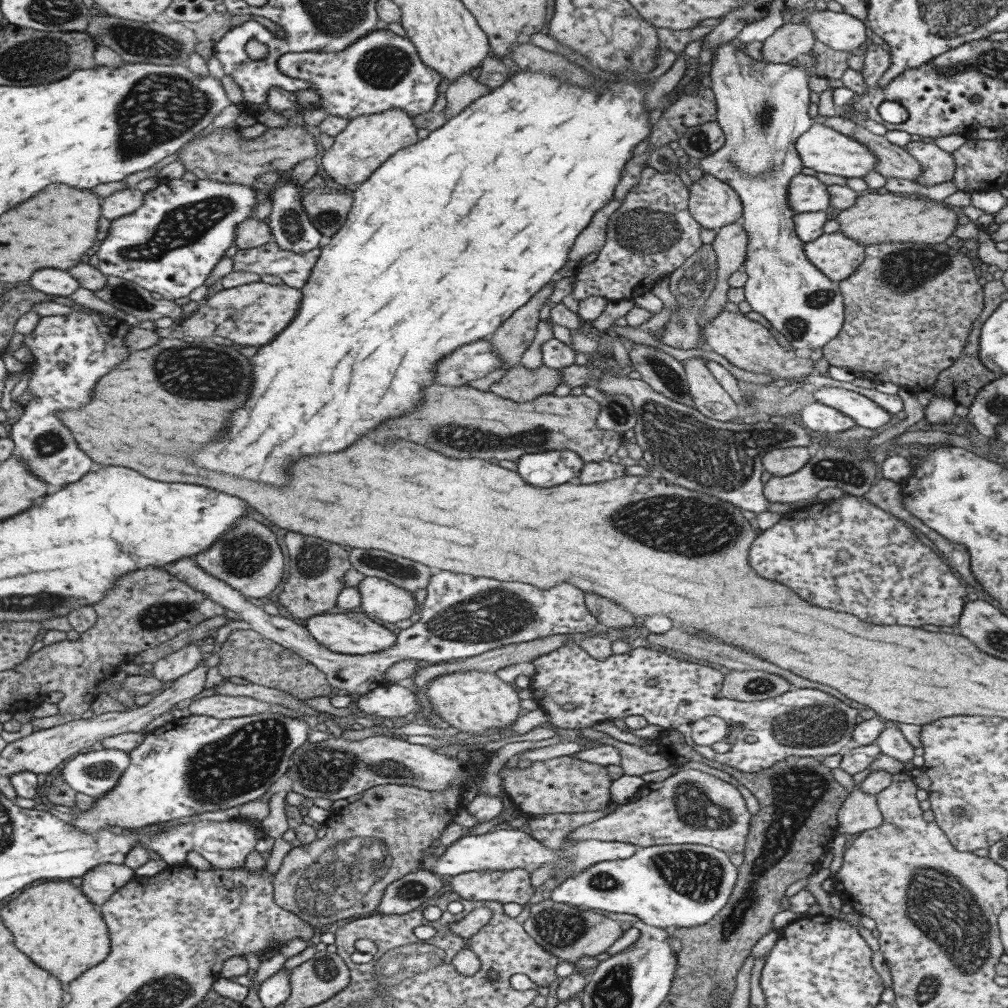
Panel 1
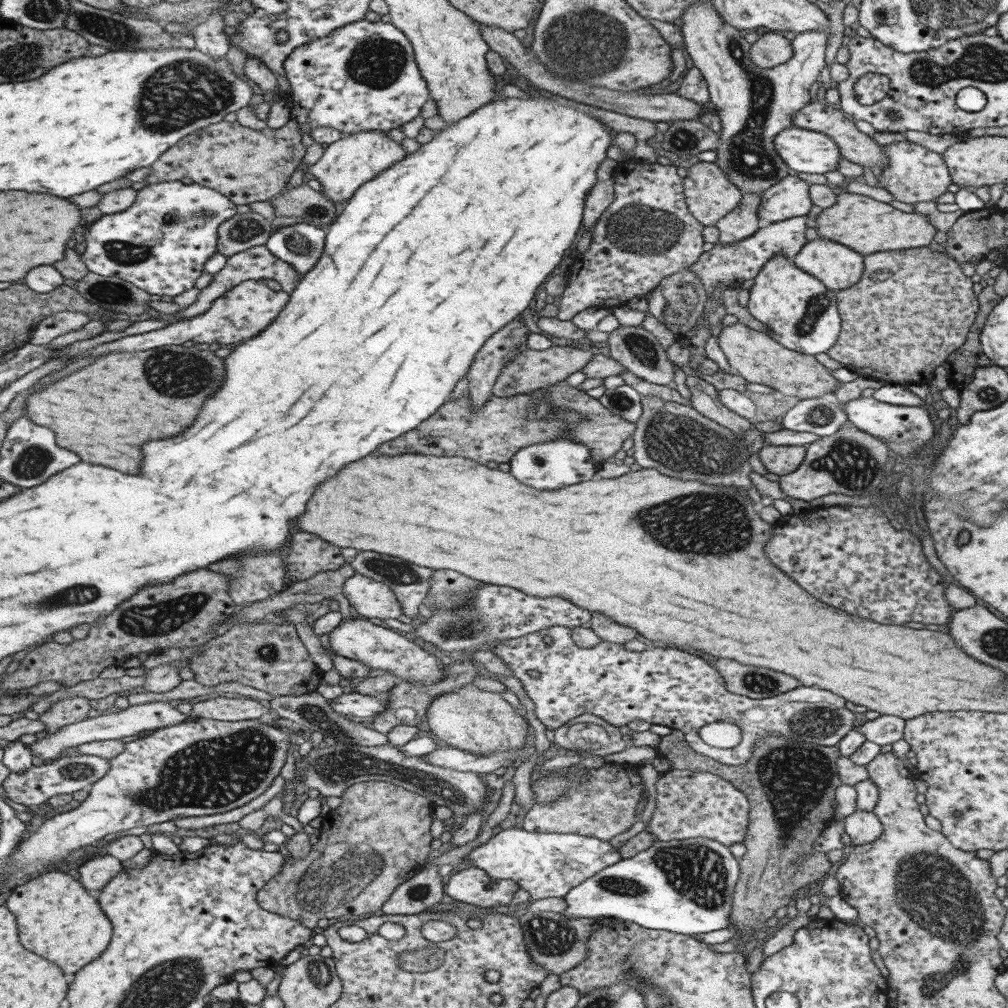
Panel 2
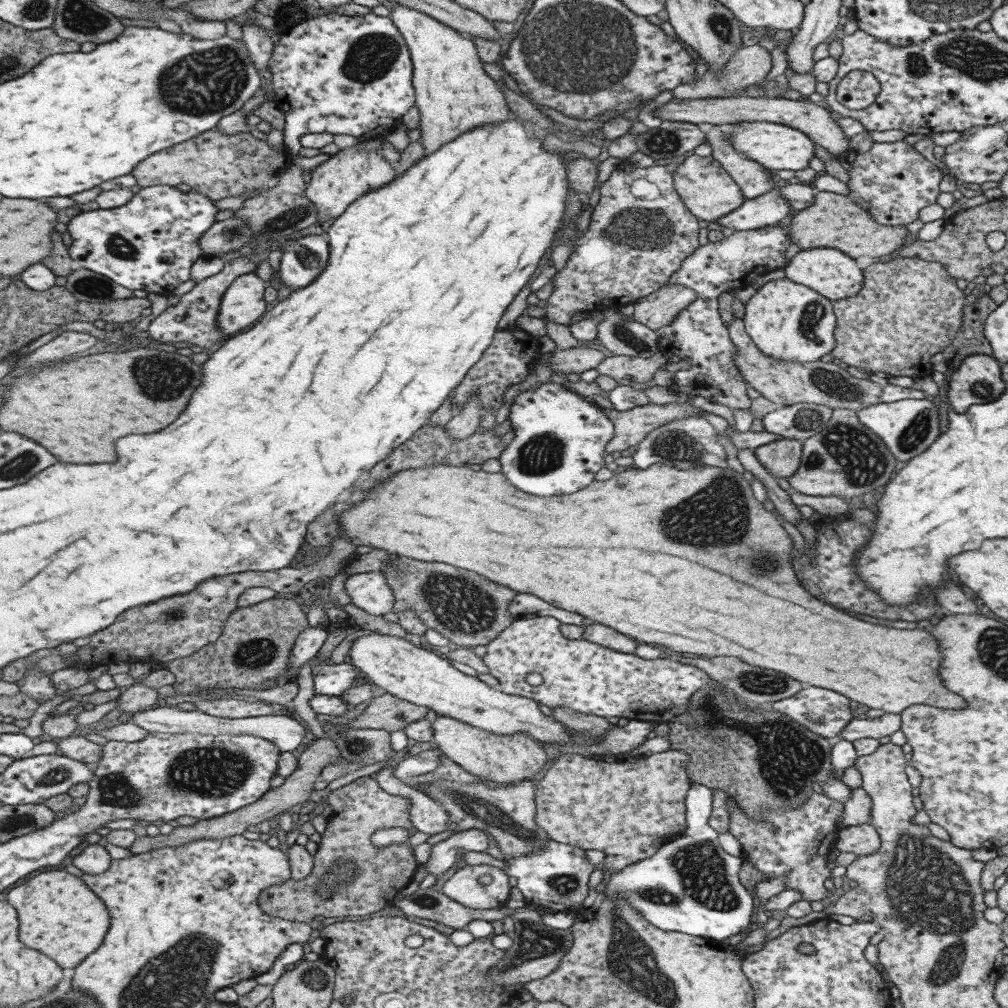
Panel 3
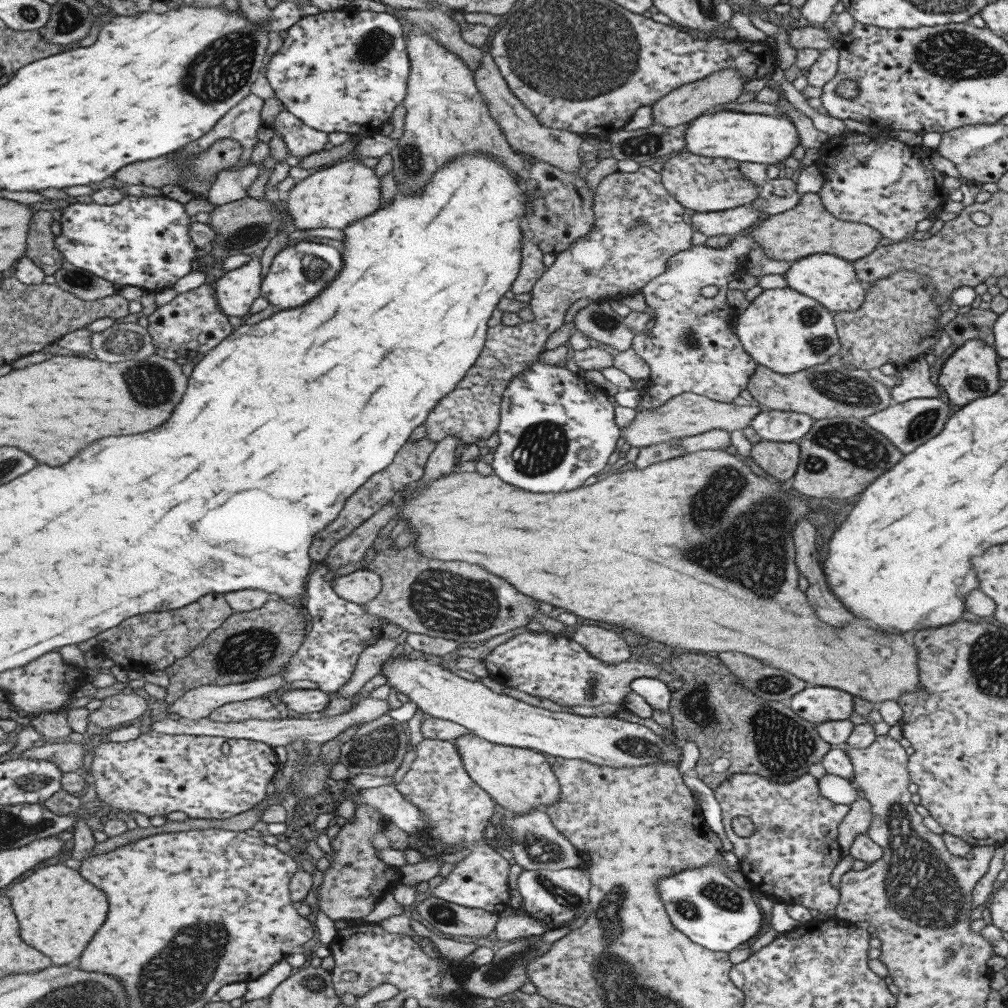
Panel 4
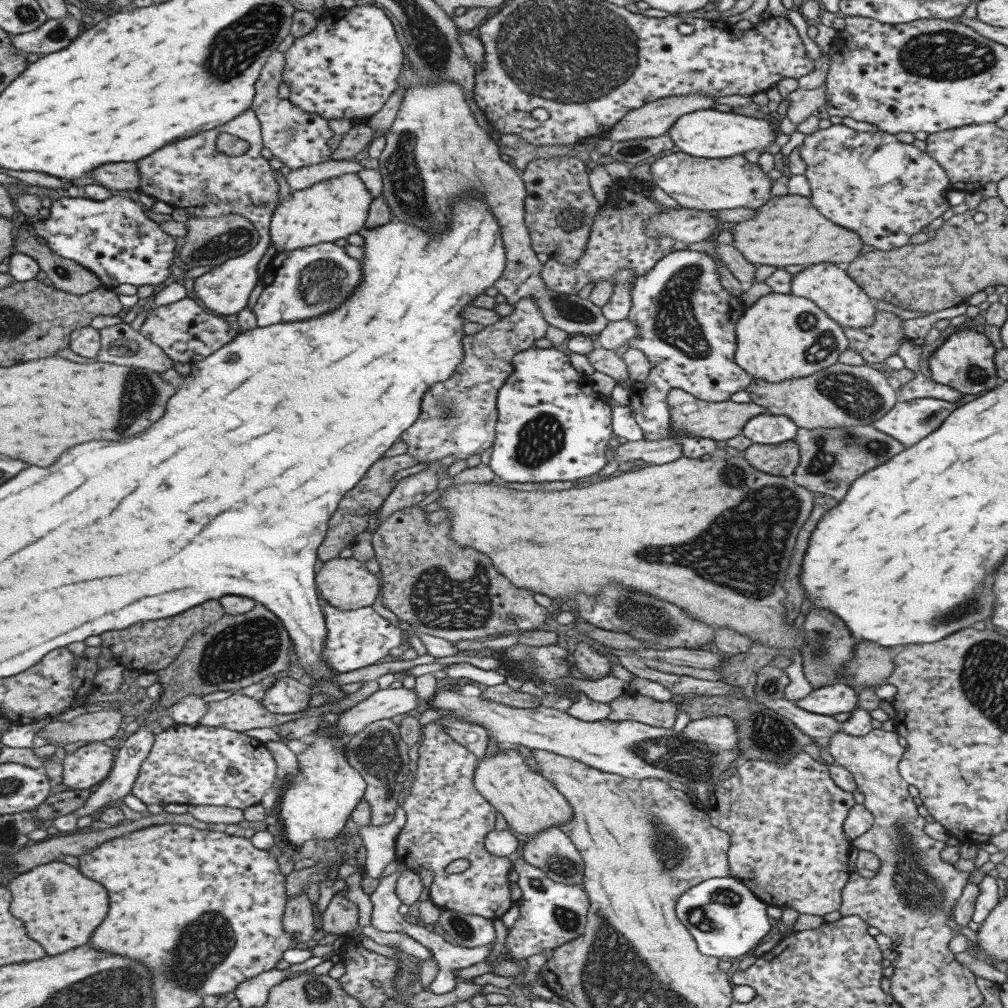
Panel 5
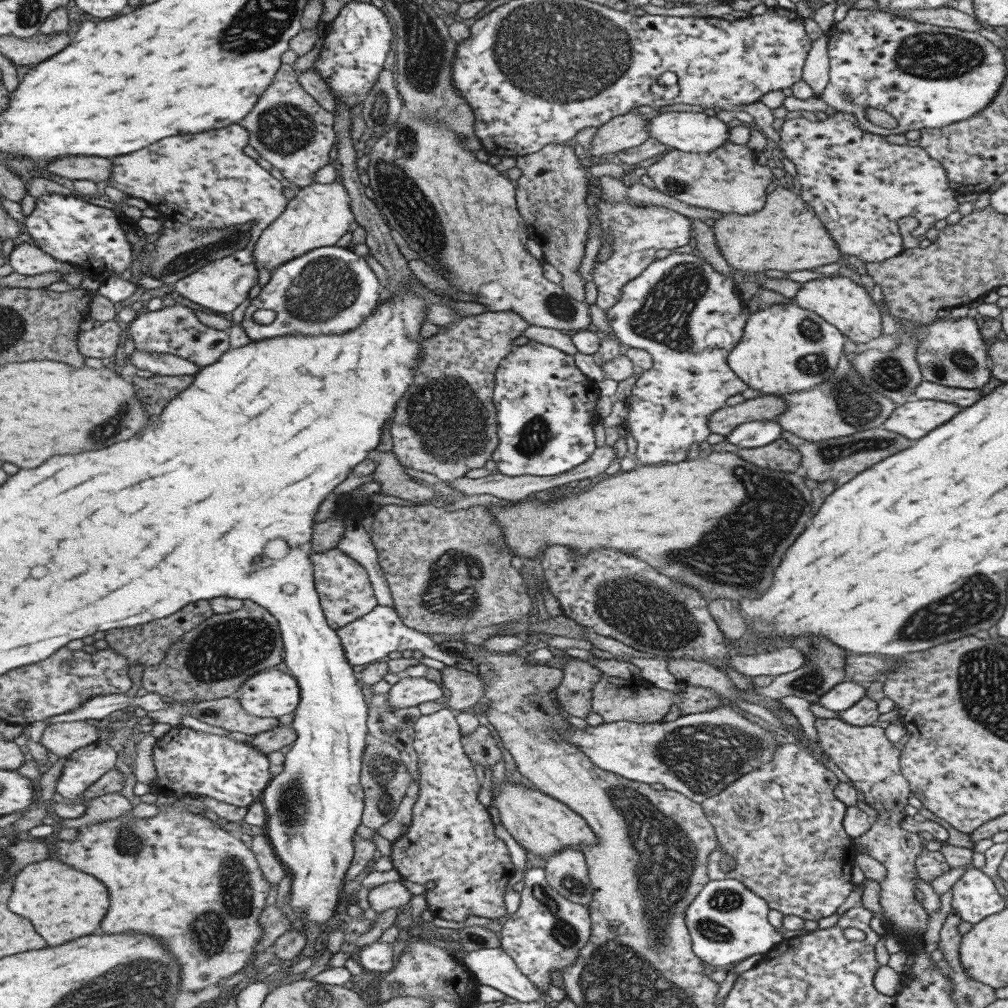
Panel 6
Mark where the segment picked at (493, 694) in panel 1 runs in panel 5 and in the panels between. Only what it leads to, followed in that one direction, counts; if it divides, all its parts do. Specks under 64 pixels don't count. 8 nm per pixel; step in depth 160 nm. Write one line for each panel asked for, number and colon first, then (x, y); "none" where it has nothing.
2: (480, 723)
3: (505, 759)
4: (517, 779)
5: (529, 804)

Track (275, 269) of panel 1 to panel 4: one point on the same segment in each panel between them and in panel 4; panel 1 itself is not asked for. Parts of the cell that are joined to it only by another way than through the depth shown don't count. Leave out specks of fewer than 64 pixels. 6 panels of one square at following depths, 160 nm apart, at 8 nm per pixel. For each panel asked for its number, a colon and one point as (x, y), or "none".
2: (256, 262)
3: (191, 322)
4: (191, 324)

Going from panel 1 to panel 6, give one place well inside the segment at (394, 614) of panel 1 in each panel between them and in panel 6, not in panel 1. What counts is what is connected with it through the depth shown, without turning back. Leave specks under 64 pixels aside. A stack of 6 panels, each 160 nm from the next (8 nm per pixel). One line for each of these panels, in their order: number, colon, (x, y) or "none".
2: (371, 599)
3: (369, 591)
4: (360, 586)
5: (342, 582)
6: (342, 585)

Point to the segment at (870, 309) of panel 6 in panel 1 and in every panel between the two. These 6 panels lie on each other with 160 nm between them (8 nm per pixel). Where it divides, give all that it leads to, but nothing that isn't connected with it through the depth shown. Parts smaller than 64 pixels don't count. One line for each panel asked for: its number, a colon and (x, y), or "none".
1: (836, 256)
2: (837, 267)
3: (834, 275)
4: (831, 281)
5: (828, 286)

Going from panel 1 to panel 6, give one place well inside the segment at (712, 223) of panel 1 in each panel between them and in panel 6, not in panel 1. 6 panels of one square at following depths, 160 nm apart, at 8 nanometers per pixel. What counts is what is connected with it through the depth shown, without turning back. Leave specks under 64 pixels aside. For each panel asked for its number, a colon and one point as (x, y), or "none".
2: (708, 194)
3: (705, 189)
4: (702, 184)
5: (732, 182)
6: (728, 180)

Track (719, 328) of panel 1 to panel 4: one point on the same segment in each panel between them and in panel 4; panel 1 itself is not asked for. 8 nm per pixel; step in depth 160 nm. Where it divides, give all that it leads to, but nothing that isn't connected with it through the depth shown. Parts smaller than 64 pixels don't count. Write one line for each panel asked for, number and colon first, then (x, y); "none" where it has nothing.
2: (755, 357)
3: (785, 383)
4: (827, 390)

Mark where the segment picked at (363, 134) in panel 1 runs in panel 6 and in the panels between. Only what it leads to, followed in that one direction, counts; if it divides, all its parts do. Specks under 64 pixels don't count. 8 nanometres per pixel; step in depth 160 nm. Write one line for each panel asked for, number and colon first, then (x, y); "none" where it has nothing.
2: (345, 164)
3: (334, 184)
4: (337, 194)
5: (332, 209)
6: (318, 215)

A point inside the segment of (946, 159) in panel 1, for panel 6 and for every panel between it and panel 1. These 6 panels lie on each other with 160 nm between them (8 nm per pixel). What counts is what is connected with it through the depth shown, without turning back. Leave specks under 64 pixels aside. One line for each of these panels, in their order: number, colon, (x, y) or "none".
2: (913, 174)
3: (896, 182)
4: (878, 181)
5: (884, 191)
6: (859, 185)

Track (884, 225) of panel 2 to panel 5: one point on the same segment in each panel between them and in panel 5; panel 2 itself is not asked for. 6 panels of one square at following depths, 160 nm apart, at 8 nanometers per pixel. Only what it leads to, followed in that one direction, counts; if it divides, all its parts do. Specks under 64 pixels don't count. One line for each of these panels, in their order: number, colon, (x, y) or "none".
3: (832, 221)
4: (807, 229)
5: (787, 230)

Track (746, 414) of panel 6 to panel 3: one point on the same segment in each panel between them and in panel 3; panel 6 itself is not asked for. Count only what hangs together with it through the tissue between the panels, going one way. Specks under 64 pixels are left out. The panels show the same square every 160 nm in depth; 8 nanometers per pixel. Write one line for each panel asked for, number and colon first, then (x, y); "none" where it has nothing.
3: (631, 426)
4: (687, 414)
5: (722, 420)

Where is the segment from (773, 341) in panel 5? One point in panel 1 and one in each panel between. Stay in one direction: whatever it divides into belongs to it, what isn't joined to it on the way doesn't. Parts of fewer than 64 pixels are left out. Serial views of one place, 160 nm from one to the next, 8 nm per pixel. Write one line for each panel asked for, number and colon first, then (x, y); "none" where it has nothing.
1: (761, 108)
2: (799, 313)
3: (784, 319)
4: (781, 329)

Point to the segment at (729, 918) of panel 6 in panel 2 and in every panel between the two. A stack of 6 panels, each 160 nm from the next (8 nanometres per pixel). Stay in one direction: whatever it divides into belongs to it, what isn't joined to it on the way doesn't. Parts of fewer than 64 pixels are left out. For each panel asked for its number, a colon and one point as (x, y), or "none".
2: (685, 886)
3: (690, 886)
4: (708, 908)
5: (726, 920)

